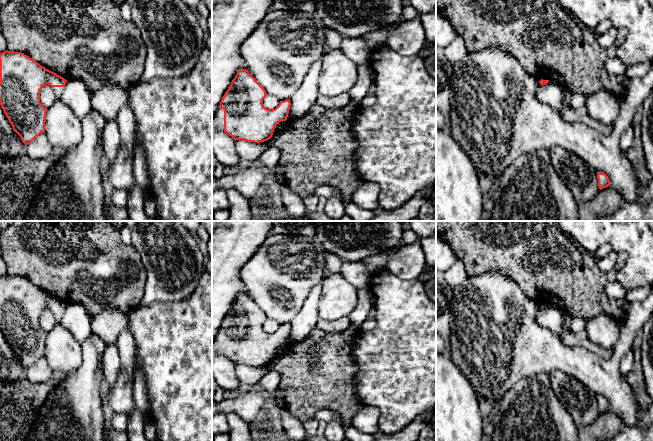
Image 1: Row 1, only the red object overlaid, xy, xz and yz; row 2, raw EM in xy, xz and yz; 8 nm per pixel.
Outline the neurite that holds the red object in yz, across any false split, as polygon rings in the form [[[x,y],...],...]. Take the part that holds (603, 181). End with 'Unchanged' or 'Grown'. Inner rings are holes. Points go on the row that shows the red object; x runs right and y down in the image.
[[[604,172],[598,173],[597,179],[598,179],[598,186],[600,190],[610,186],[610,180]]]. Unchanged

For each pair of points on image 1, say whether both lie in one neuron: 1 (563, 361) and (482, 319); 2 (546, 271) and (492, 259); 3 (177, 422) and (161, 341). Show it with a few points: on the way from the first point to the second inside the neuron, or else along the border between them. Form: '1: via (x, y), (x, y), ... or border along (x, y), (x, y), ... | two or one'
1: via (543, 352), (520, 349), (511, 341), (502, 339) | one
2: via (533, 266), (522, 263), (518, 259), (505, 259) | one
3: via (180, 402), (180, 364), (177, 361) | one

